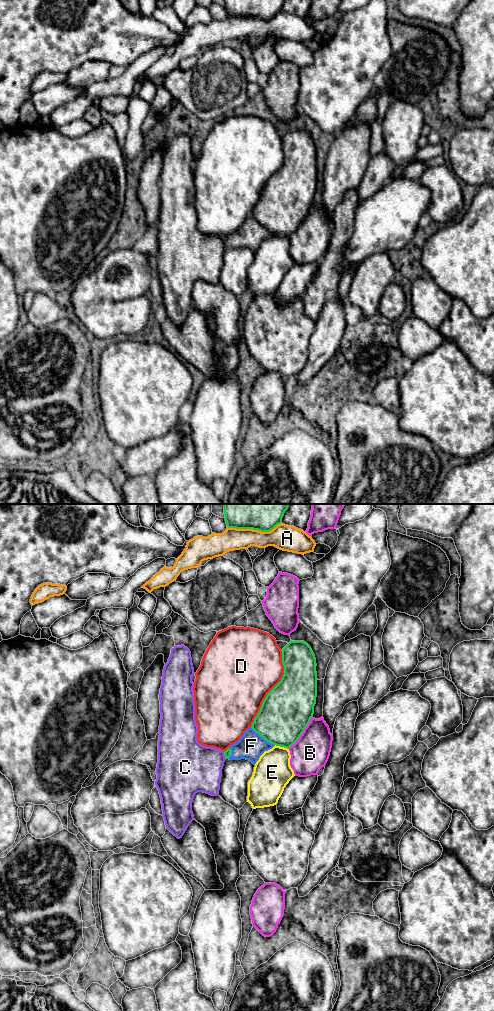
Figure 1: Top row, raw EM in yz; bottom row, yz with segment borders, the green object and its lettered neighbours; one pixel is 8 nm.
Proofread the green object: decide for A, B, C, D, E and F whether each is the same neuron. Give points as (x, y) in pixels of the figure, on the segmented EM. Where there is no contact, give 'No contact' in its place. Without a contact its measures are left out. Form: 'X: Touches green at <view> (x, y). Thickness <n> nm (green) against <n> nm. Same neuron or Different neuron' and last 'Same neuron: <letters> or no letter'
A: Touches green at yz (254, 529). Thickness 420 nm (green) against 200 nm. Different neuron
B: Touches green at yz (302, 732). Thickness 400 nm (green) against 300 nm. Different neuron
C: Touches green at yz (224, 754). Thickness 60 nm (green) against 380 nm. Different neuron
D: Touches green at yz (272, 689). Thickness 400 nm (green) against 500 nm. Different neuron
E: Touches green at yz (282, 746). Thickness 400 nm (green) against 300 nm. Different neuron
F: Touches green at yz (263, 737). Thickness 400 nm (green) against 220 nm. Same neuron
Same neuron: F

